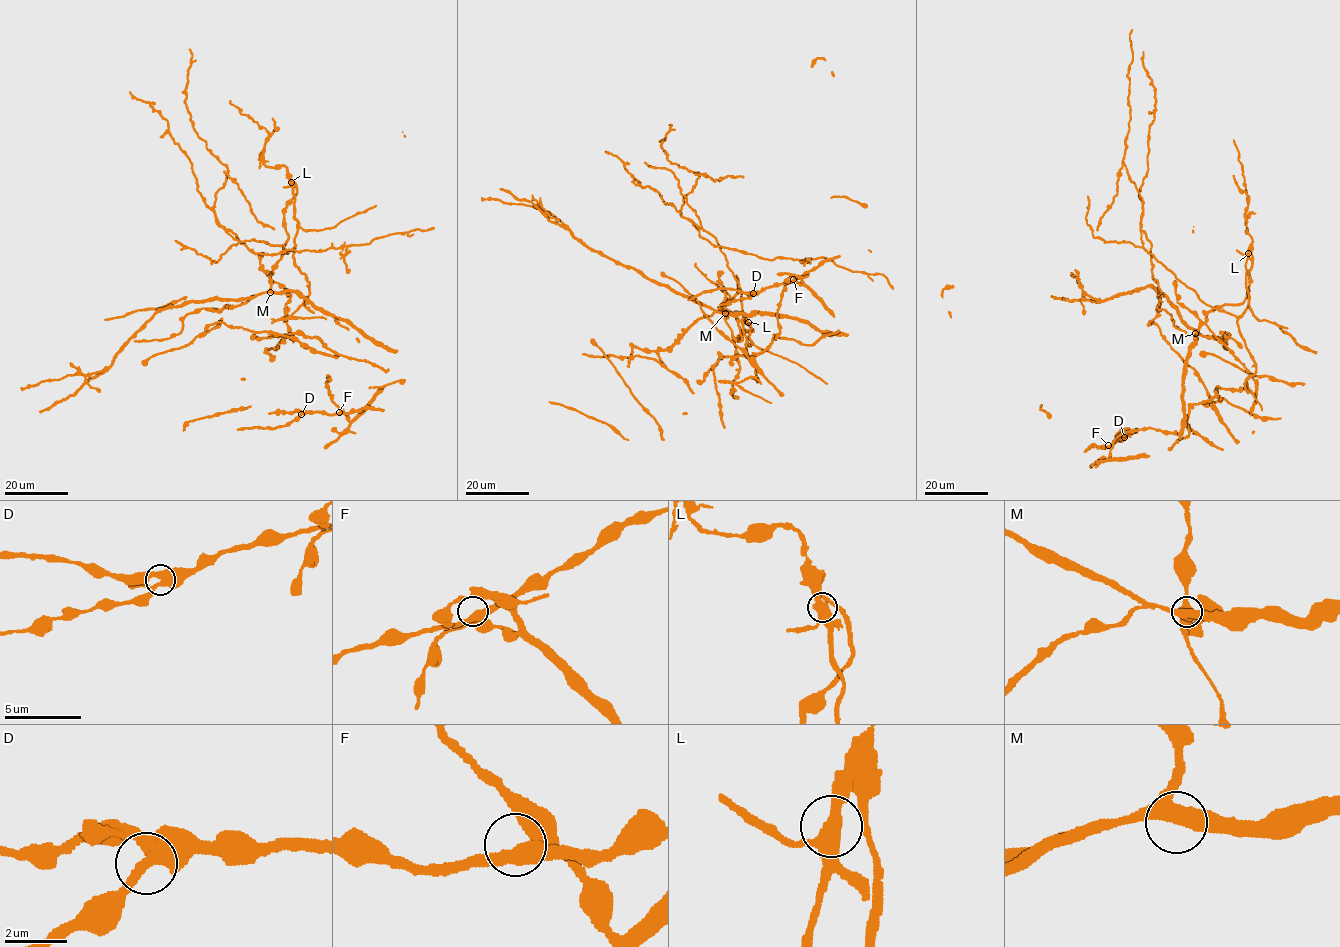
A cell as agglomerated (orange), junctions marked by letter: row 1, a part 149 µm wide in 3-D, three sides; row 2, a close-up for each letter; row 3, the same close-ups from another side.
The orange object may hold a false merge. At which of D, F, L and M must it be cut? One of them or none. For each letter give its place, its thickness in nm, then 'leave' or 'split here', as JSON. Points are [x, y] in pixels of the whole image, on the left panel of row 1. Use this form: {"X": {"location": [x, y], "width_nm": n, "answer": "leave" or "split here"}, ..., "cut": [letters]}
{"D": {"location": [301, 414], "width_nm": 360, "answer": "leave"}, "F": {"location": [339, 412], "width_nm": 360, "answer": "leave"}, "L": {"location": [291, 182], "width_nm": 360, "answer": "split here"}, "M": {"location": [270, 292], "width_nm": 400, "answer": "leave"}, "cut": ["L"]}

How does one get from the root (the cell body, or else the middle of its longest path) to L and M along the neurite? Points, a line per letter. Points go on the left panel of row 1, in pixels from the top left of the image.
L: (285, 245), (288, 234), (284, 209), (297, 192), (291, 182)
M: (285, 245), (270, 276), (270, 292)

